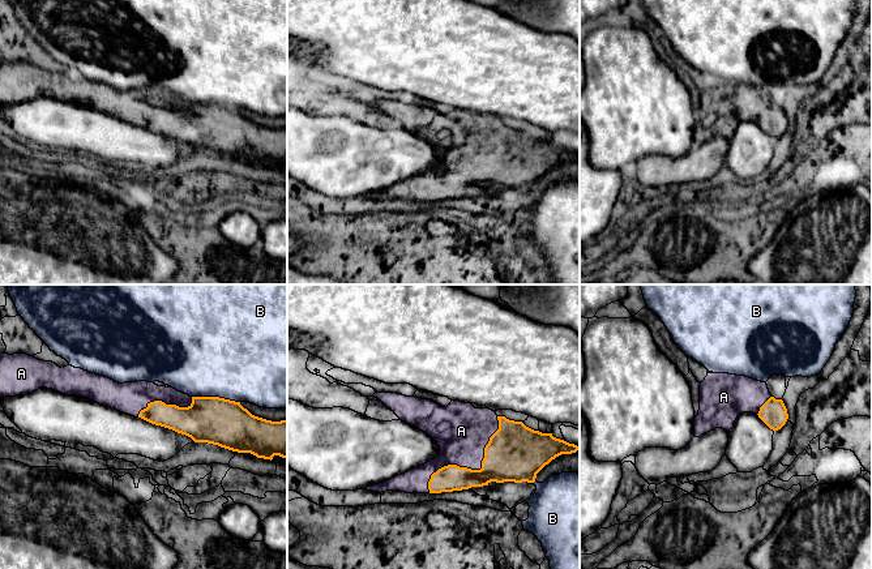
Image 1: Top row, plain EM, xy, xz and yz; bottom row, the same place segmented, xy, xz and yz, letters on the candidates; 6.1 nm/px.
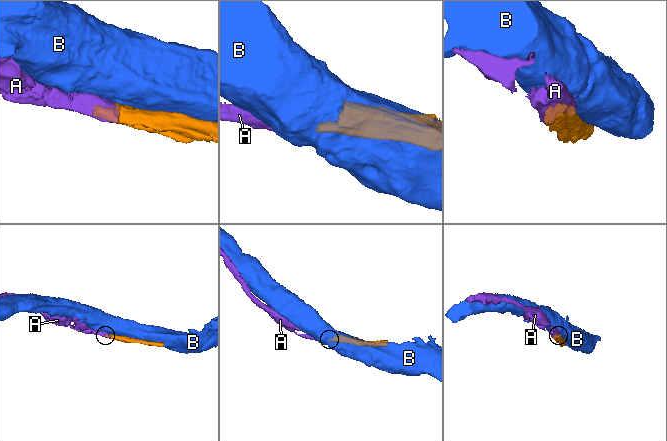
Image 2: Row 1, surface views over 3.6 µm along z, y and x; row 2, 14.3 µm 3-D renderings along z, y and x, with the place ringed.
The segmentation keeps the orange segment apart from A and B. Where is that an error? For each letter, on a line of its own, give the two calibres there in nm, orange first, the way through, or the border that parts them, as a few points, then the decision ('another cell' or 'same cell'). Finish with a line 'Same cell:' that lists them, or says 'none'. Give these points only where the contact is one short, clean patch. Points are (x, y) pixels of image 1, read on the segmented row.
A: 320 nm thick on the orange side, 320 nm on the other; same cell
B: 300 nm thick on the orange side, 500 nm on the other; another cell
Same cell: A

